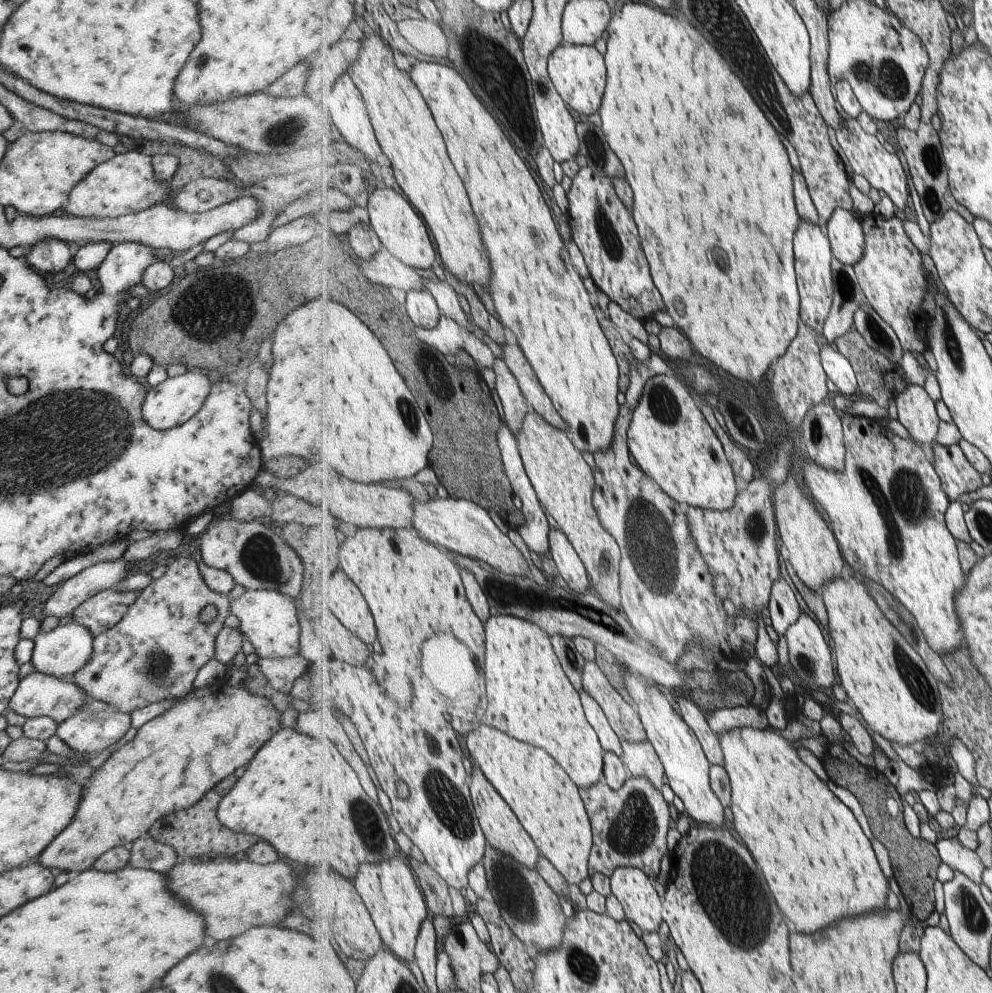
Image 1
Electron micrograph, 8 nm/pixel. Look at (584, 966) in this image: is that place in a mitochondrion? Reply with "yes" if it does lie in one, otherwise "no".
yes

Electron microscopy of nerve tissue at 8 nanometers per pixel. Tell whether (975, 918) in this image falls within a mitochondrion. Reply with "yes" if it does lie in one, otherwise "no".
yes

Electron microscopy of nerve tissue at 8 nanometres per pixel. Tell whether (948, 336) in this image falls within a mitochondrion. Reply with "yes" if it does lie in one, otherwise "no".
yes

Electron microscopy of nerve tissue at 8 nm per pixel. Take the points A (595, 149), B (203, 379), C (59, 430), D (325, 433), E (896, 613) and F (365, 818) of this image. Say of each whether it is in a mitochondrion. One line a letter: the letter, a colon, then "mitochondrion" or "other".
A: mitochondrion
B: other
C: mitochondrion
D: other
E: mitochondrion
F: mitochondrion

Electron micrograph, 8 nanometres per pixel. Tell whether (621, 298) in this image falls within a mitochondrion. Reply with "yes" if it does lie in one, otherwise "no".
no

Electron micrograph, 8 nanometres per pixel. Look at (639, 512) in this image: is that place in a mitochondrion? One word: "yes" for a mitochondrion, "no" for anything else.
yes

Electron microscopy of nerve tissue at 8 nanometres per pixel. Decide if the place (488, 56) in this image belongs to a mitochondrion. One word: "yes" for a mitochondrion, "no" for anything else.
yes

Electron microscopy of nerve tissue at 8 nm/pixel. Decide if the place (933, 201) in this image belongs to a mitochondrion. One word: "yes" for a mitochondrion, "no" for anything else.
yes

